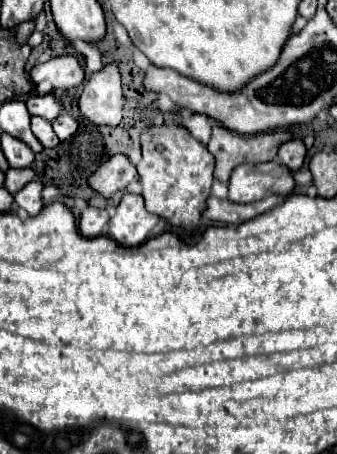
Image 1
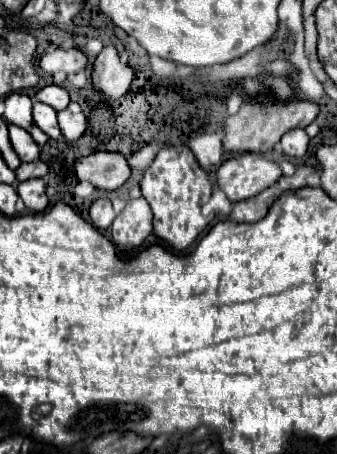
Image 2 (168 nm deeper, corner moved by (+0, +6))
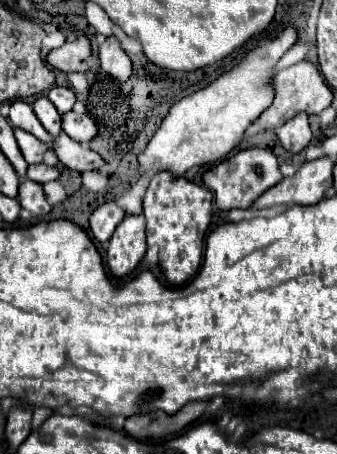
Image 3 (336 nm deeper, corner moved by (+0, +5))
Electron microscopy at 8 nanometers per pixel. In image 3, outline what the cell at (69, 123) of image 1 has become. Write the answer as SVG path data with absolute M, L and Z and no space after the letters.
M68 111L62 115L62 131L78 143L88 143L98 133L98 127L90 115L78 115L74 111Z

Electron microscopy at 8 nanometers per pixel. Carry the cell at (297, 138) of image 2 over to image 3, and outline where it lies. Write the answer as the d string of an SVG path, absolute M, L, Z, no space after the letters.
M298 113L294 119L290 119L286 125L276 129L276 135L282 143L282 147L290 153L300 153L308 147L312 139L312 131L308 127L308 115Z

